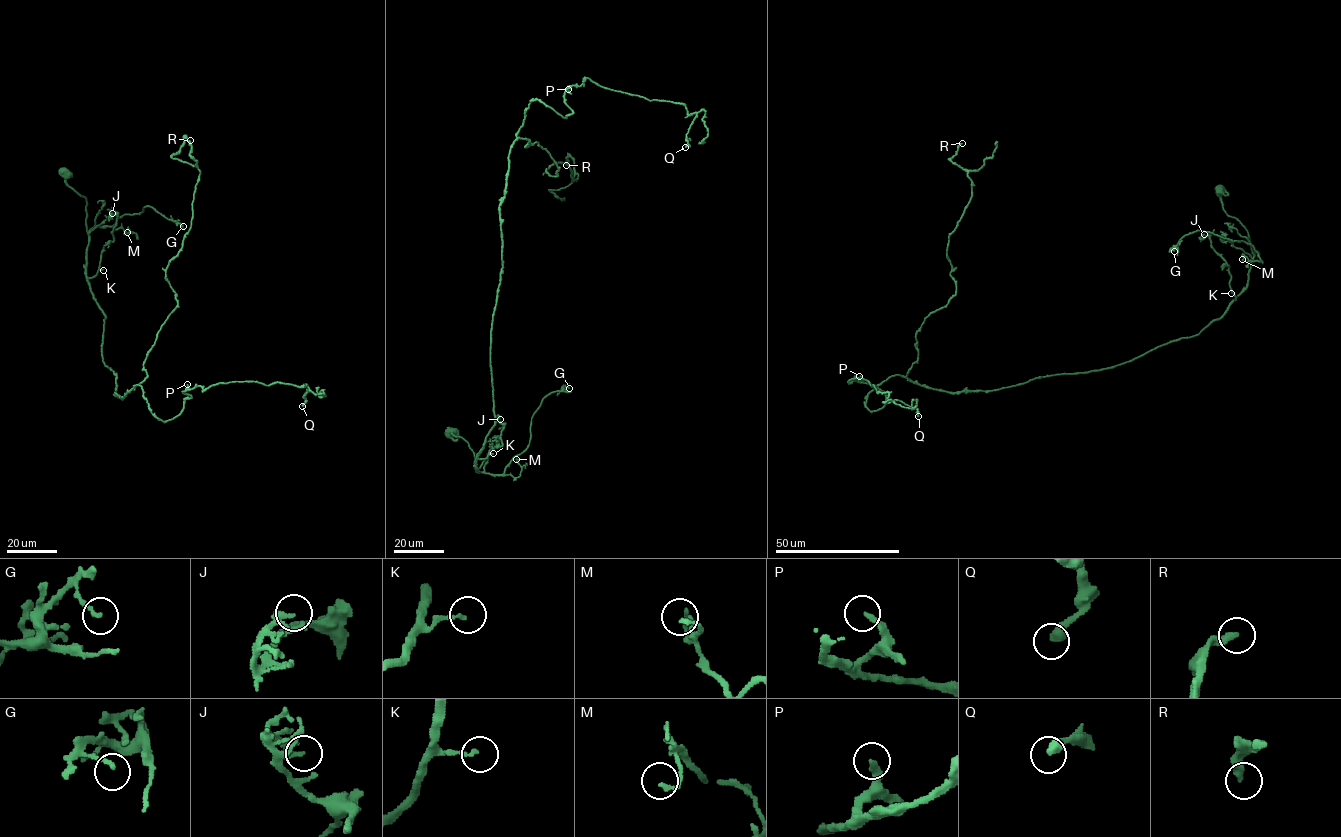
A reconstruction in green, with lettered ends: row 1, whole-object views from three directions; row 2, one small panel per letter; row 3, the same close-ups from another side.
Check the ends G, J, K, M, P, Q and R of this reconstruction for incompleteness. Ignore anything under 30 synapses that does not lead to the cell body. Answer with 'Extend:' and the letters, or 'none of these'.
Extend: none of these

